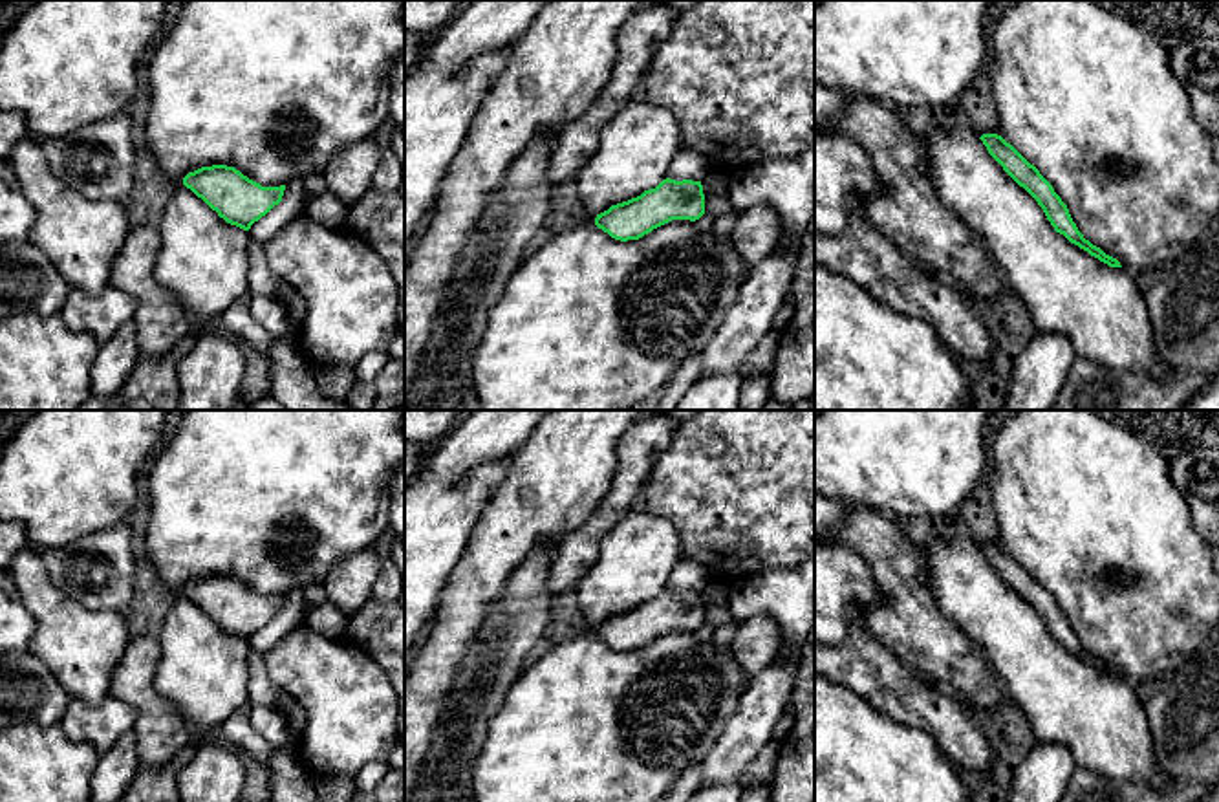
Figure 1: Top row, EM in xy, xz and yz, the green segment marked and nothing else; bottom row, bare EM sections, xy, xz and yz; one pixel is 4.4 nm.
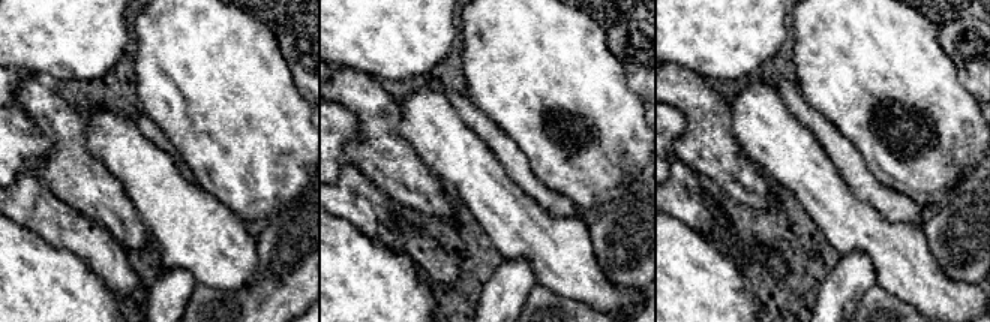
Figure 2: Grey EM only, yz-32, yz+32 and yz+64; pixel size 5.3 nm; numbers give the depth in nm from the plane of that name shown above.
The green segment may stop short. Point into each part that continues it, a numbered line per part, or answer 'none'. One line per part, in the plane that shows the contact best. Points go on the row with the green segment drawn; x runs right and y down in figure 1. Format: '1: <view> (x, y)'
1: yz (1066, 290)

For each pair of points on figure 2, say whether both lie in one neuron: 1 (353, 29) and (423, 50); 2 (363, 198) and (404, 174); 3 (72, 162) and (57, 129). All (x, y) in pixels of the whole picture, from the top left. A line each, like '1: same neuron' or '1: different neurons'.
1: same neuron
2: different neurons
3: same neuron

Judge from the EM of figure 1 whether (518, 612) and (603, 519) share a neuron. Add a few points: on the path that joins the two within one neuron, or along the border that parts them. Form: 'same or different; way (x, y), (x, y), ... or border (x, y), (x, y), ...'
different; border (562, 537), (550, 570), (551, 596)

